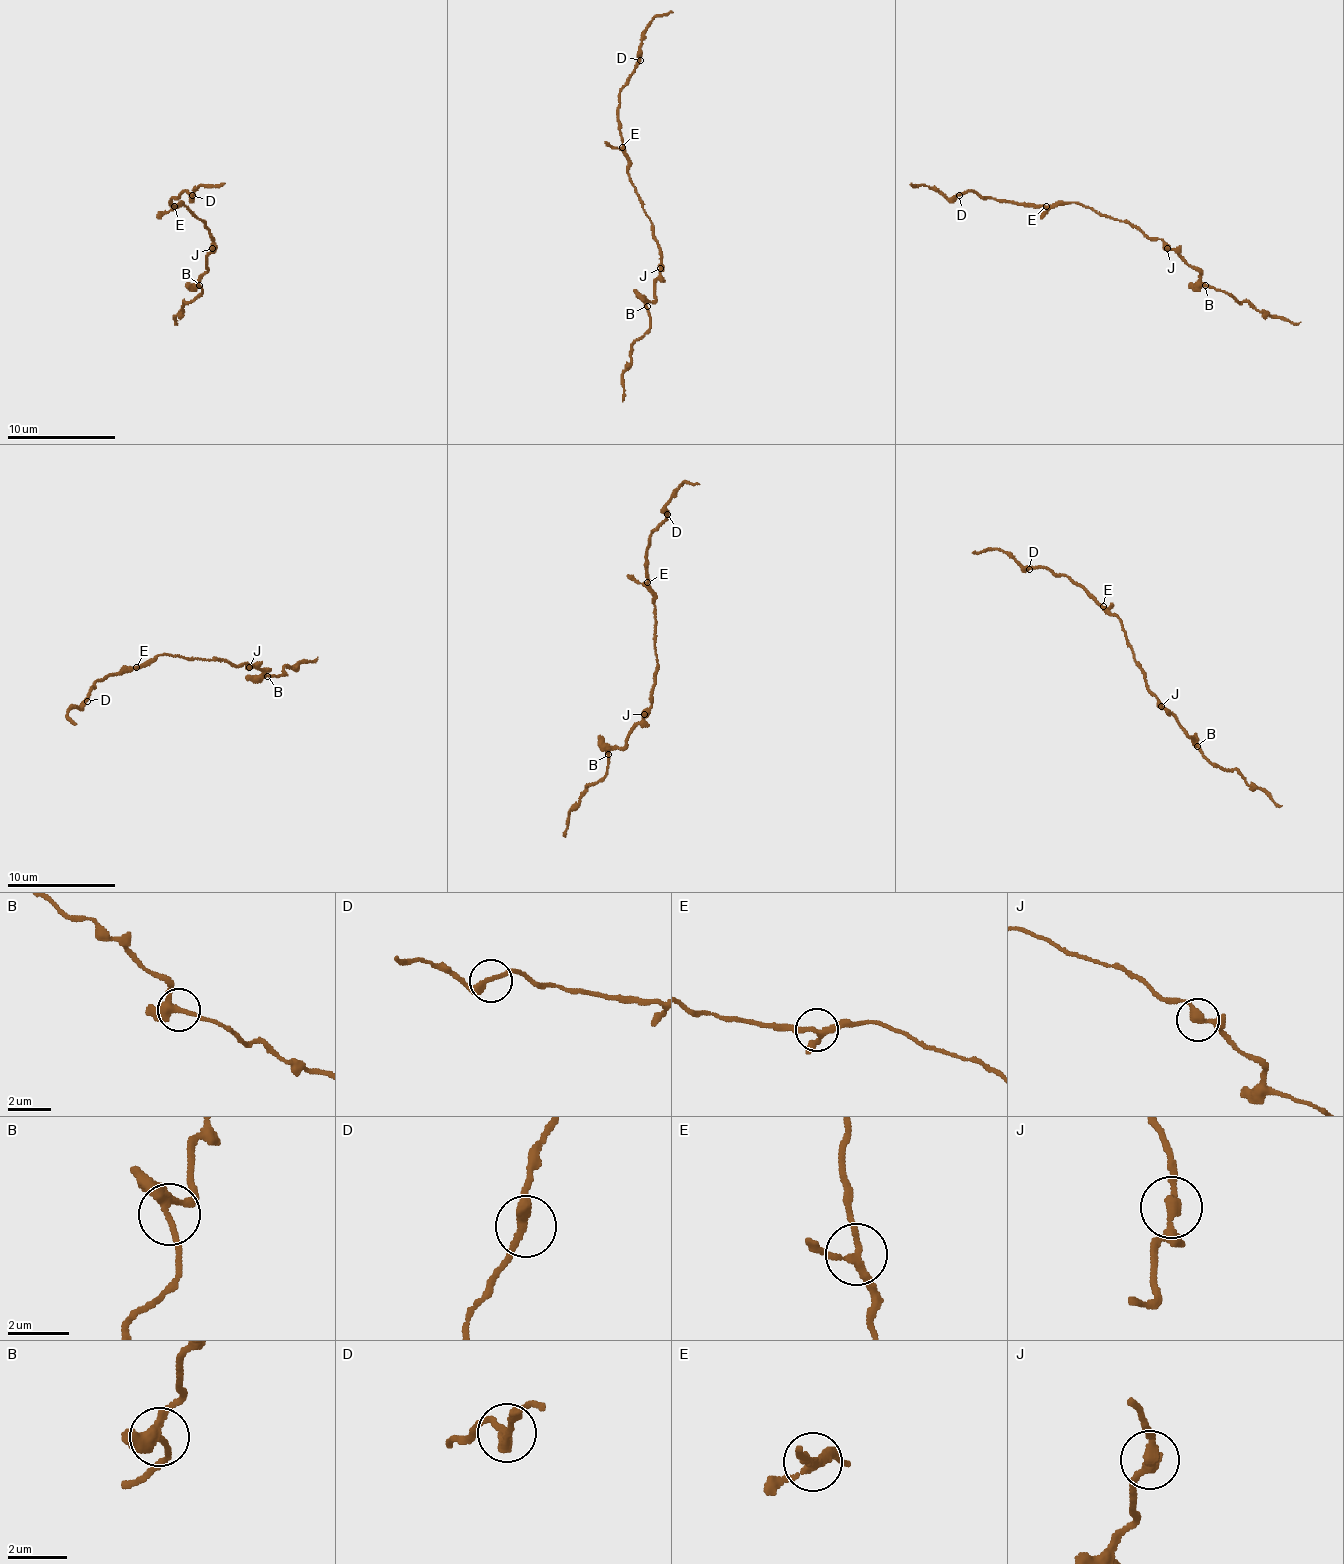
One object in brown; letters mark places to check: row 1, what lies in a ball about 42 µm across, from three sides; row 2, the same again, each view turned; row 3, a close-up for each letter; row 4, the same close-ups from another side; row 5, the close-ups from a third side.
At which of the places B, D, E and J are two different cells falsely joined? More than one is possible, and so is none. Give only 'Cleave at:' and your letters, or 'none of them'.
Cleave at: B

